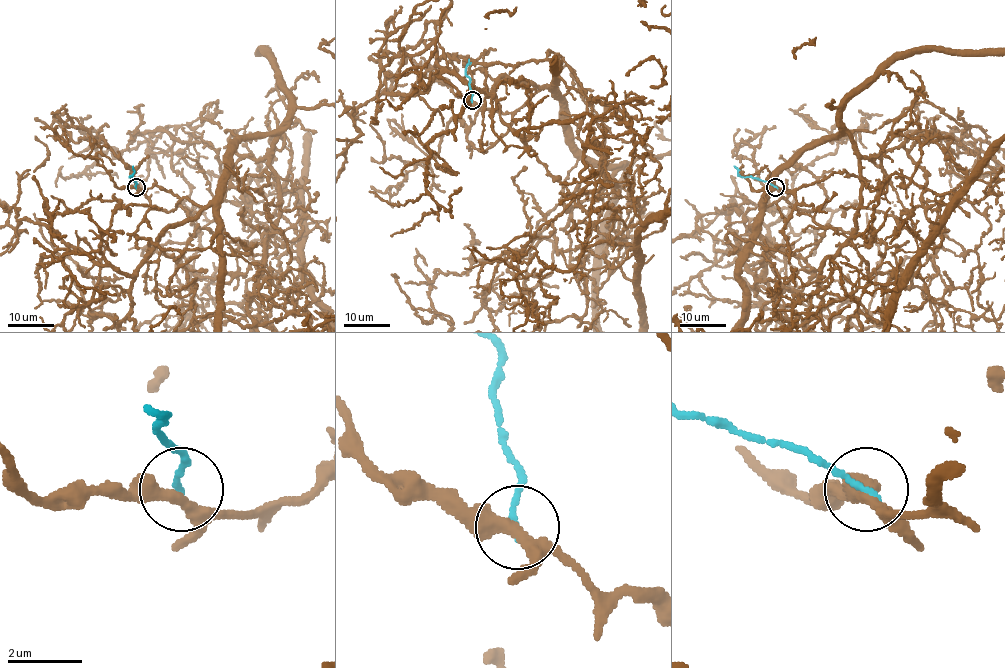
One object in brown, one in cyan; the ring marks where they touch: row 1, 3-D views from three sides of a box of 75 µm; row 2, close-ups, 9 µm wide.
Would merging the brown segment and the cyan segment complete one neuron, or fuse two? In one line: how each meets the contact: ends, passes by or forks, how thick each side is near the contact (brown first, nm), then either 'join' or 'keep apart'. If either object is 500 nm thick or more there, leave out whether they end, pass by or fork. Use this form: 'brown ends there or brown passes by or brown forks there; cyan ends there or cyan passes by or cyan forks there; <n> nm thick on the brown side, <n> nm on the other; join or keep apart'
brown passes by; cyan ends there; 360 nm thick on the brown side, 160 nm on the other; keep apart

